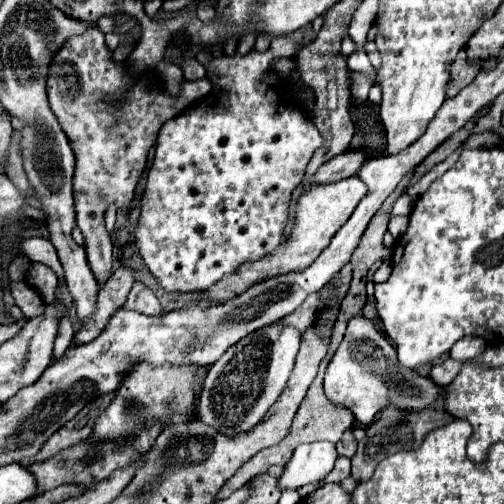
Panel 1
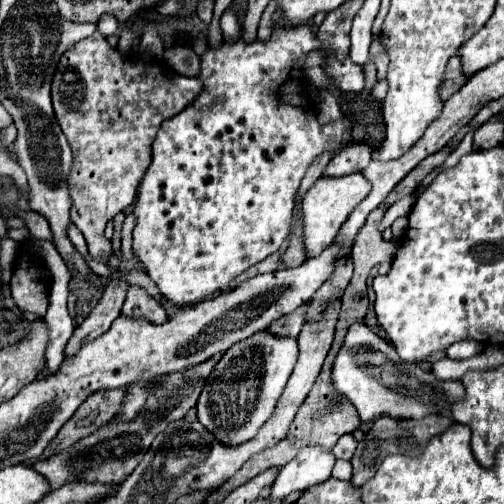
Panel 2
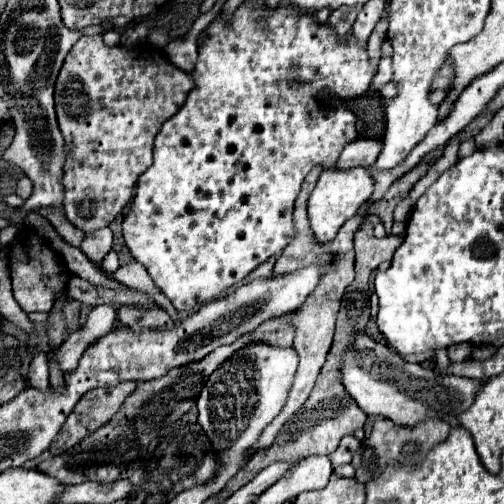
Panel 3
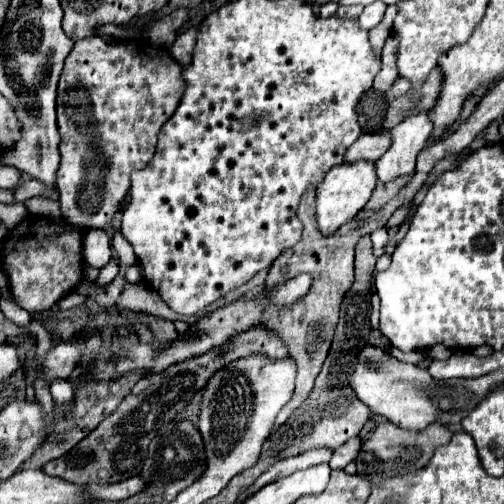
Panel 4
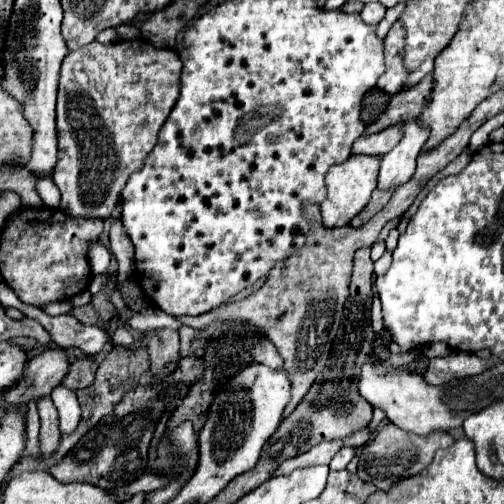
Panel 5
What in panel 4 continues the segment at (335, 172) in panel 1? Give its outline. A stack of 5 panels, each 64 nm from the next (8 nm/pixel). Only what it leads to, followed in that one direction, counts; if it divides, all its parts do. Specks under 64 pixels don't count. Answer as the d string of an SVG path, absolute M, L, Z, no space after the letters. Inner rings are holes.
M364 134L360 136L344 154L344 162L376 162L382 152L390 146L390 136L388 134Z

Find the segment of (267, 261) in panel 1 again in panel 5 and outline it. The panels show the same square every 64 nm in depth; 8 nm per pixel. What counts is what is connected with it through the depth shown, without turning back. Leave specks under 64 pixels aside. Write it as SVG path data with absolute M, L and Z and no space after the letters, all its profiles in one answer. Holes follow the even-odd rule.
M350 156L342 164L336 164L326 174L326 198L320 202L322 224L326 228L346 226L370 200L370 194L376 188L380 158L376 156Z

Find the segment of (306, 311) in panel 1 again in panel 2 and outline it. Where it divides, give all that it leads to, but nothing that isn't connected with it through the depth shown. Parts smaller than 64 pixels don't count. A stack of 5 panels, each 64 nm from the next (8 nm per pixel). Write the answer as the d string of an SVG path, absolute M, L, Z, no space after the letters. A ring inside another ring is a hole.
M310 302L302 304L302 306L300 306L298 310L294 310L292 314L286 314L286 316L278 318L274 324L268 326L268 330L270 330L270 332L276 332L276 334L280 334L280 336L292 336L292 338L298 336L300 330L302 330L302 326L304 326L304 320L306 320L308 304L310 304Z

